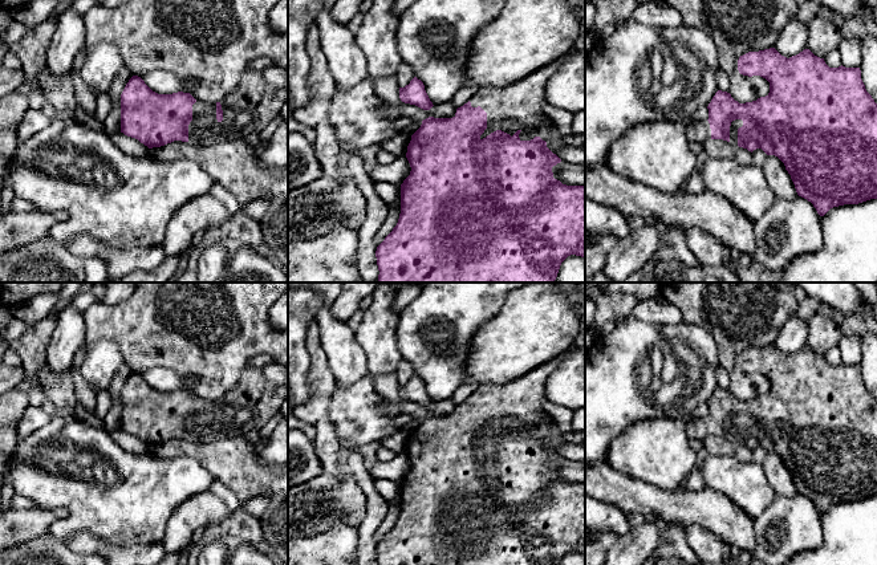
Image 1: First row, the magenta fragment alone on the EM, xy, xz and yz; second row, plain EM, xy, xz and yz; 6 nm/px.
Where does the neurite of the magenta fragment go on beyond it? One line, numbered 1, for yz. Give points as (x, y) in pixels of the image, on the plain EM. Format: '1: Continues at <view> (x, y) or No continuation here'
1: Continues at yz (698, 429)

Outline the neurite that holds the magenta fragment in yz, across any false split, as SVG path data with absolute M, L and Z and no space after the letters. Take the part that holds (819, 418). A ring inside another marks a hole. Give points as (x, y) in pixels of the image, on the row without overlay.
M770 345L740 353L738 367L743 373L766 375L770 390L739 401L730 390L718 387L707 403L708 416L686 423L690 439L723 436L751 450L762 446L767 452L777 454L791 472L797 492L811 499L820 513L833 504L877 496L877 401L865 386L860 365L829 365L809 346L787 355Z

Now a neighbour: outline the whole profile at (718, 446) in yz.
M707 436L703 439L705 452L714 456L732 456L739 462L752 462L752 450L747 446L734 443L723 436Z

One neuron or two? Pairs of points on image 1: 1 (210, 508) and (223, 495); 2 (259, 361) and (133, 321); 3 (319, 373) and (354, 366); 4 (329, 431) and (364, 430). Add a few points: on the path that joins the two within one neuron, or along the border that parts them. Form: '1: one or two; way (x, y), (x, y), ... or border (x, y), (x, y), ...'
1: two; border (208, 490), (230, 512)
2: two; border (273, 358), (267, 354), (254, 354), (246, 366)
3: two; border (320, 341), (328, 369), (336, 382)
4: two; border (338, 433), (338, 444), (342, 450)

